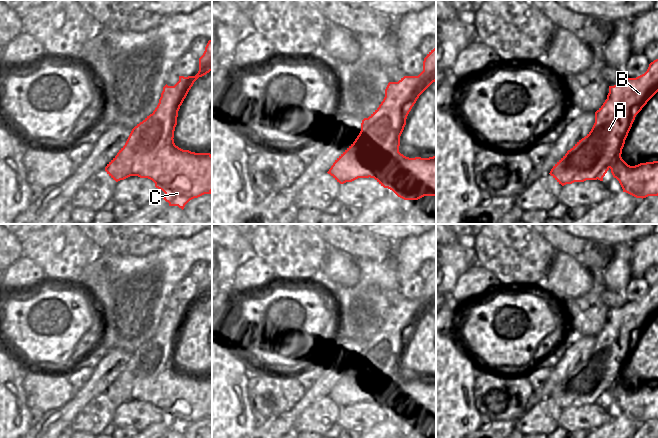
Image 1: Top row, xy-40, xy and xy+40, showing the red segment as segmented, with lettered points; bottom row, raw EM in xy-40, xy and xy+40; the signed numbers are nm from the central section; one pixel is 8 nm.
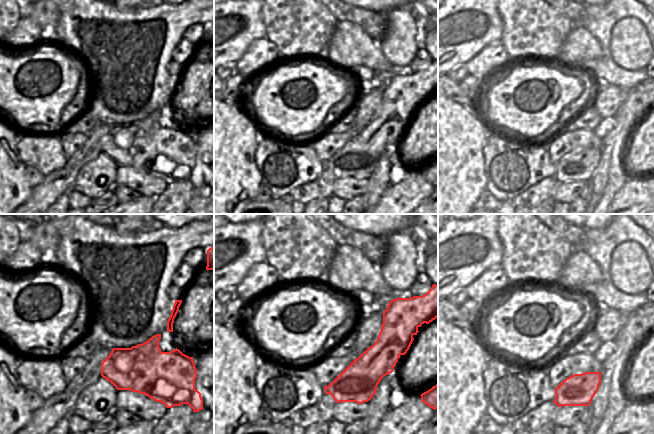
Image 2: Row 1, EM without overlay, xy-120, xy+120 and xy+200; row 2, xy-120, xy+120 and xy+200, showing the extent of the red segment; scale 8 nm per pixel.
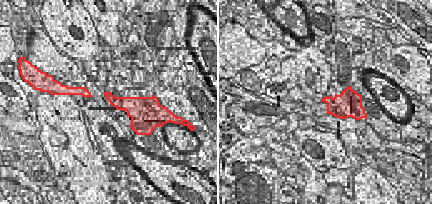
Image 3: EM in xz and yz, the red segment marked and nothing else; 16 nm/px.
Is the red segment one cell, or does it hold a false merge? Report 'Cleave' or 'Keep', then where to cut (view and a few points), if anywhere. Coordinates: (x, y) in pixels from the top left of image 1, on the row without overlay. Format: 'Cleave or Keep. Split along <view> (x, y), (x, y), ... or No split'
Cleave. Split along xy-40 (174, 367), (157, 375), (137, 379), (132, 399)

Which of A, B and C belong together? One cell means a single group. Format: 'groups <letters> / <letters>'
groups A B / C

